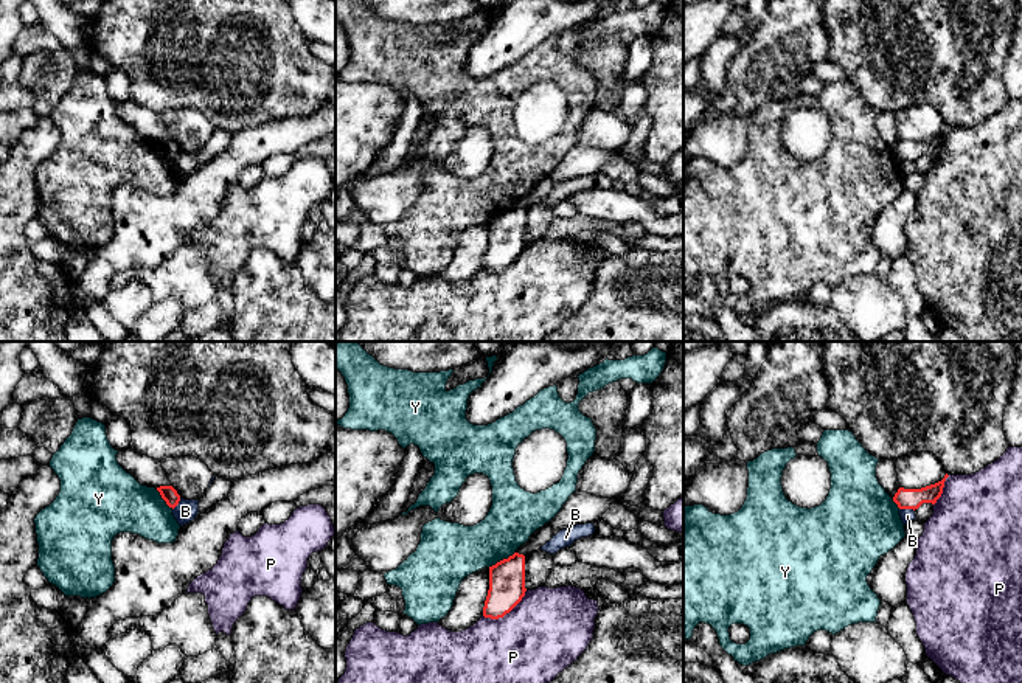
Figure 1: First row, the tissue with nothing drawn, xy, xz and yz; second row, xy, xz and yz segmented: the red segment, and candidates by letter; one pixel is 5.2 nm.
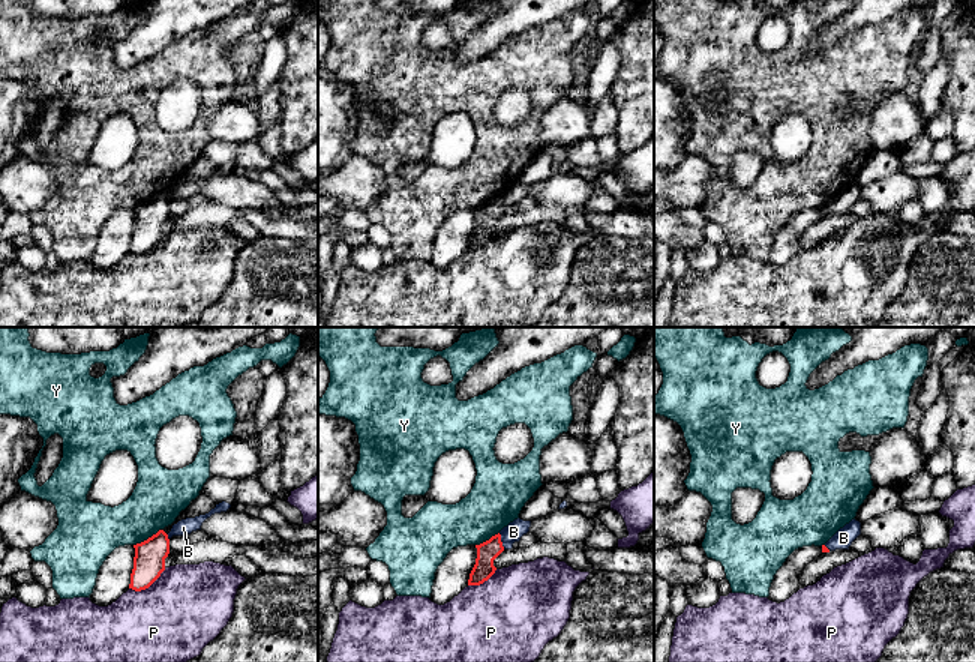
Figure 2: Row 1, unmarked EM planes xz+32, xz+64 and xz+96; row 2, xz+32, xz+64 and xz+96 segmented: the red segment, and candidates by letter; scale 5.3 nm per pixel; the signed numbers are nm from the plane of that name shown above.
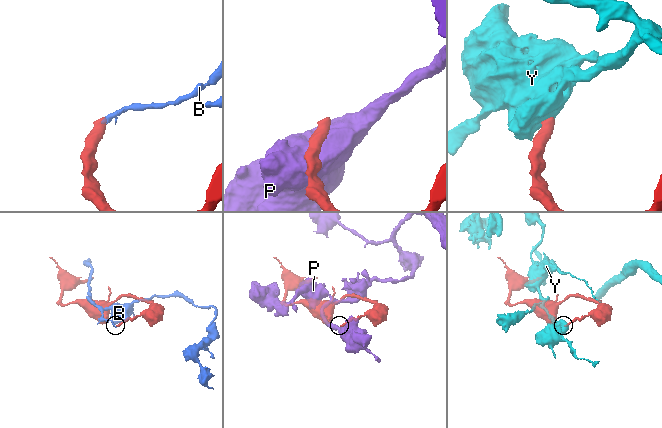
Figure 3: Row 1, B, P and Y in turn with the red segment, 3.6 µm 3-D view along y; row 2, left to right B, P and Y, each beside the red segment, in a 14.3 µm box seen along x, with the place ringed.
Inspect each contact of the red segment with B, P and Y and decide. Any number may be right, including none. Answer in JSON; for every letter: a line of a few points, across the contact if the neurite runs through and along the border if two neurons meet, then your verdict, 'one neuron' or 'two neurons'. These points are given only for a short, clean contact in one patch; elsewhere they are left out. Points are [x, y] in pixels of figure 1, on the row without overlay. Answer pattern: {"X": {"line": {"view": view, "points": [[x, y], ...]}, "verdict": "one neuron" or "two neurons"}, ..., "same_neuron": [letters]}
{"B": {"verdict": "two neurons"}, "P": {"verdict": "two neurons"}, "Y": {"line": {"view": "xz", "points": [[514, 204], [488, 219]]}, "verdict": "two neurons"}, "same_neuron": []}

